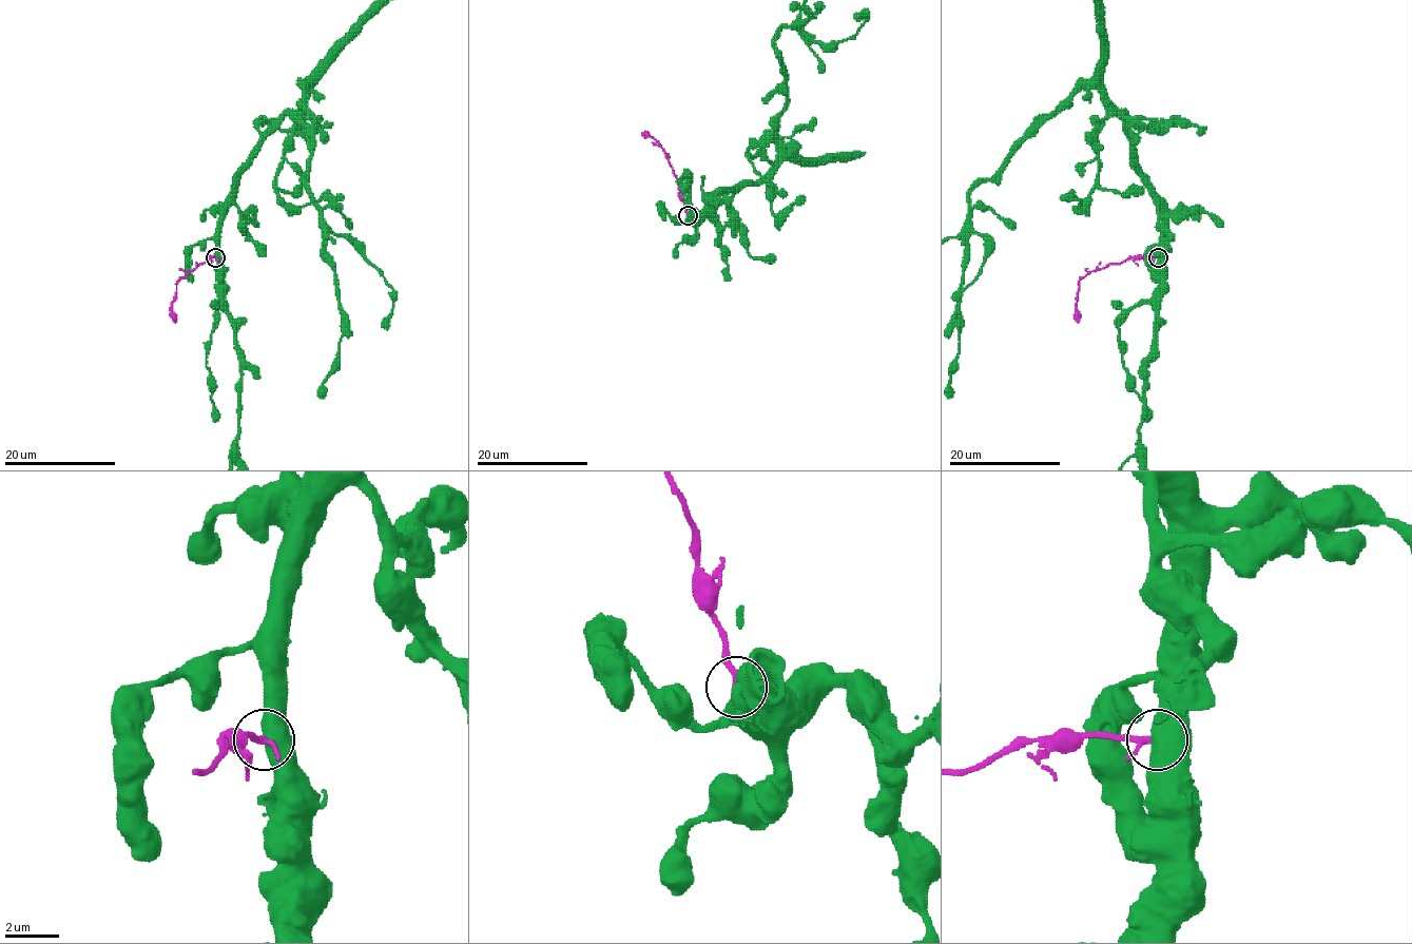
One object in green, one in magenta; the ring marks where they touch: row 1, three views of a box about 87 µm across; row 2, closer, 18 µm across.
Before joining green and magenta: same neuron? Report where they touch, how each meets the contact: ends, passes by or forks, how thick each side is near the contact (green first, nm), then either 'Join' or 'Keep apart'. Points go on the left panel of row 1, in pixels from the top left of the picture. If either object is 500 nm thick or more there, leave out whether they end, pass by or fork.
Place: (215, 257). Thickness 750 nm (green) against 170 nm. Keep apart

